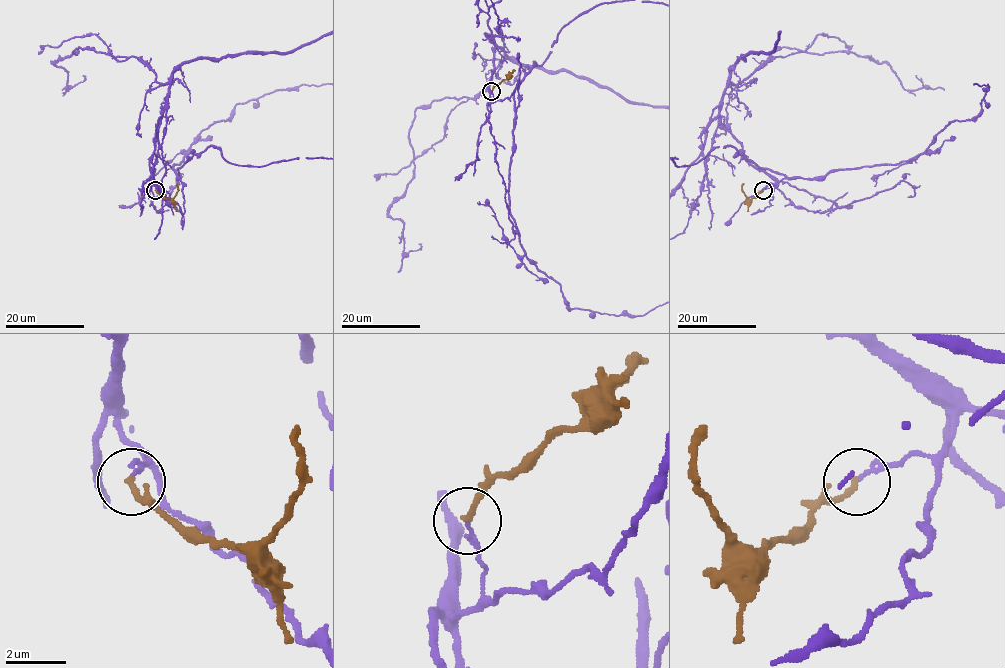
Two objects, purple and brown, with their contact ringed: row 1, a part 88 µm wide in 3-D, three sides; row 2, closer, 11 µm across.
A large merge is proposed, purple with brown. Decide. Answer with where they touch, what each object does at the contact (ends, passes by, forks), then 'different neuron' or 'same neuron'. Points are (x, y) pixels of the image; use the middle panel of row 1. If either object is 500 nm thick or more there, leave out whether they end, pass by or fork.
(491, 91) | purple ends | brown ends | different neuron

